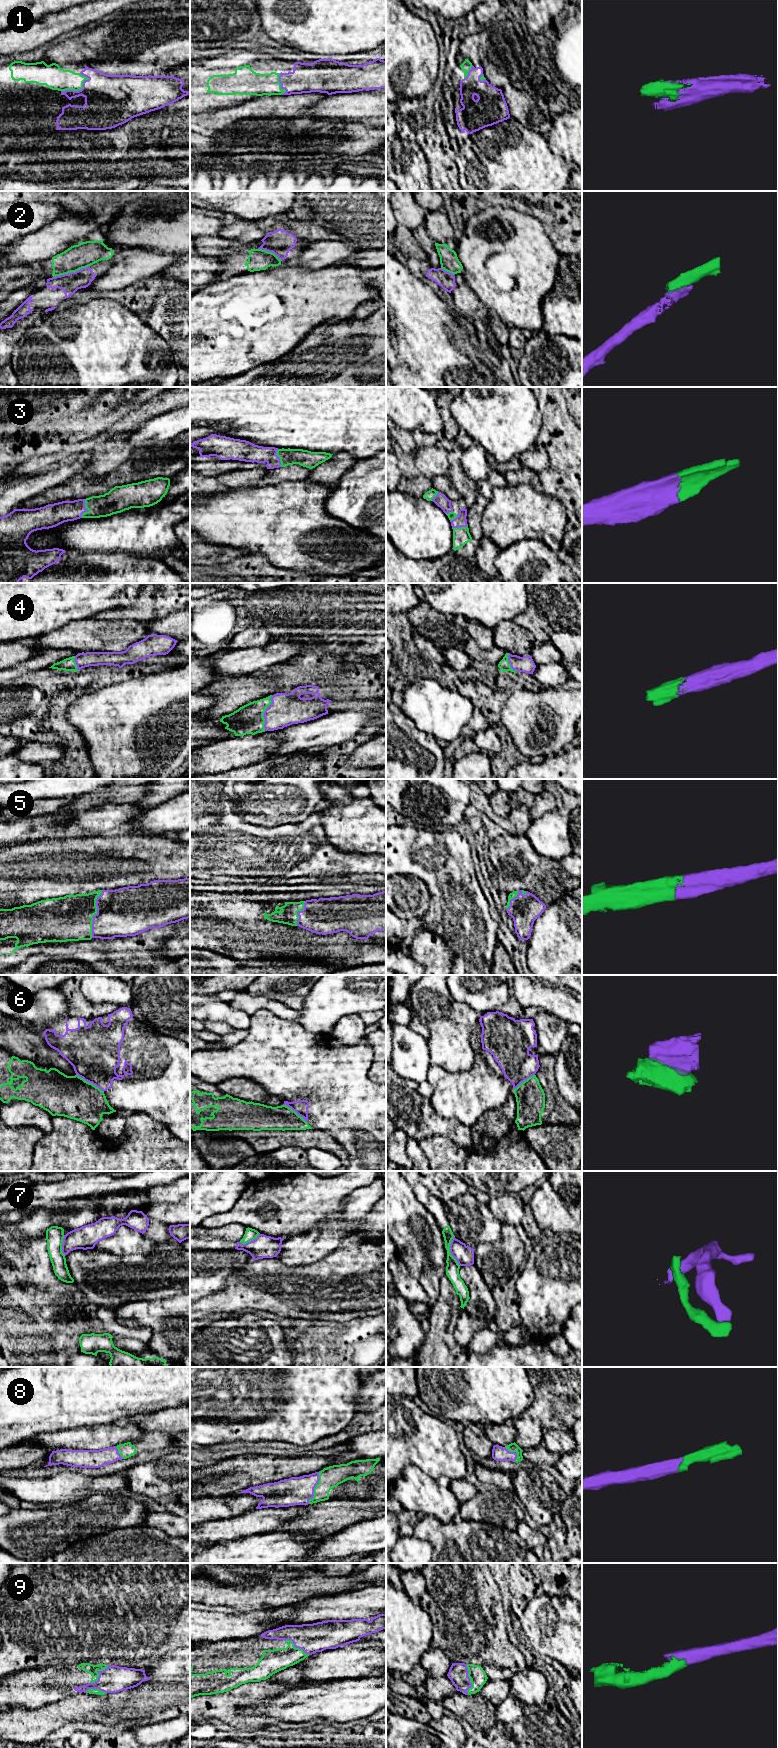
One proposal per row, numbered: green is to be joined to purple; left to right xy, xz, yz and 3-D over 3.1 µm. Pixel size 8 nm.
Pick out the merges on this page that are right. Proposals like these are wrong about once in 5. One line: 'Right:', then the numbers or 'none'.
Right: 1, 3, 4, 5, 8, 9

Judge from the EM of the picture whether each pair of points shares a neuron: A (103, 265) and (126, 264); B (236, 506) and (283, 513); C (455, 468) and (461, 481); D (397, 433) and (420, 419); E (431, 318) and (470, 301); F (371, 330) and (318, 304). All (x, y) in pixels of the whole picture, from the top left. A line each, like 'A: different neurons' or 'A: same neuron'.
A: different neurons
B: same neuron
C: same neuron
D: different neurons
E: different neurons
F: different neurons

